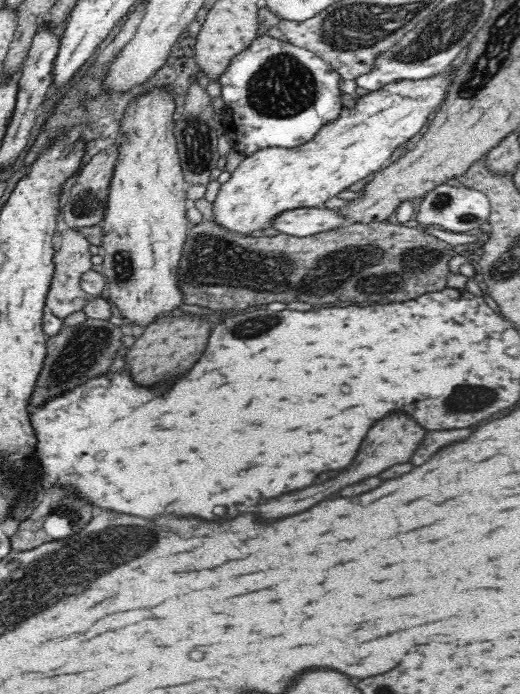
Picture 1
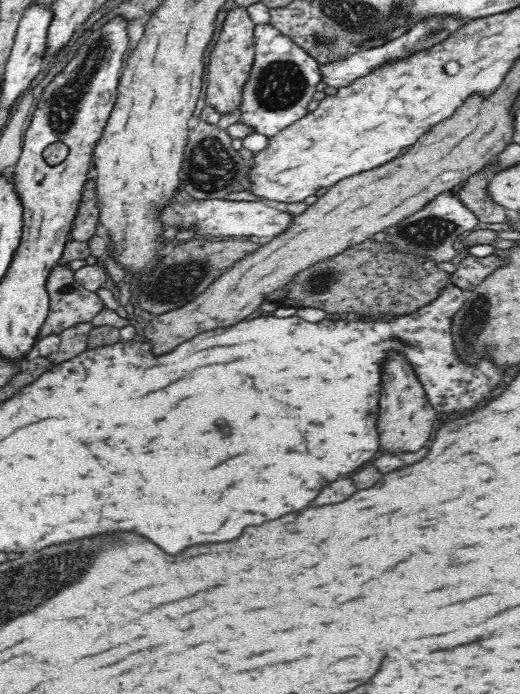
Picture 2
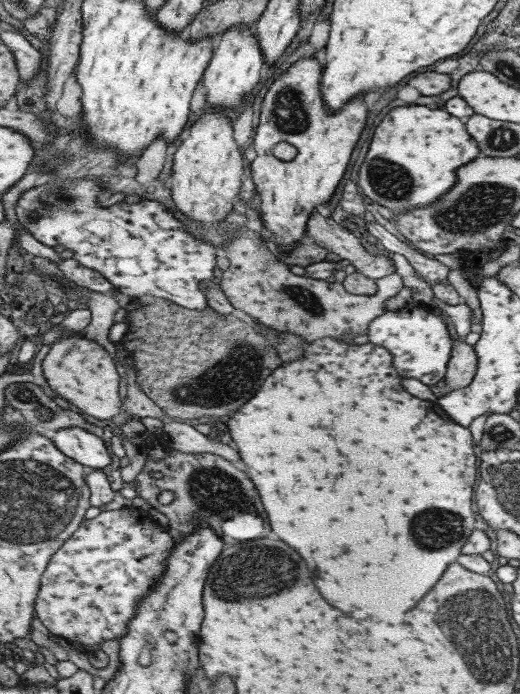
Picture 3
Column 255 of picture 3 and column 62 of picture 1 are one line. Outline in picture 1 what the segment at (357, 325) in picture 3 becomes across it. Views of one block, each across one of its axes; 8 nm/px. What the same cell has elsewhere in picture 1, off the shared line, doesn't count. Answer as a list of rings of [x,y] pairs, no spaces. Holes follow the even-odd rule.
[[[68,229],[61,233],[60,249],[56,251],[54,256],[54,265],[56,265],[54,281],[50,287],[48,296],[46,296],[46,306],[54,316],[62,320],[68,318],[68,316],[72,316],[76,312],[83,311],[86,308],[86,304],[90,300],[95,299],[94,296],[86,293],[81,287],[83,274],[94,268],[94,265],[90,261],[92,255],[90,255],[88,248],[90,248],[90,242],[77,229]]]

